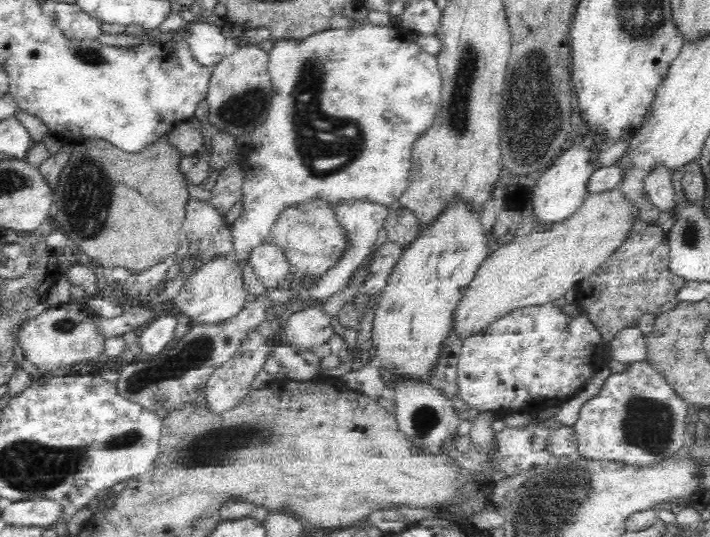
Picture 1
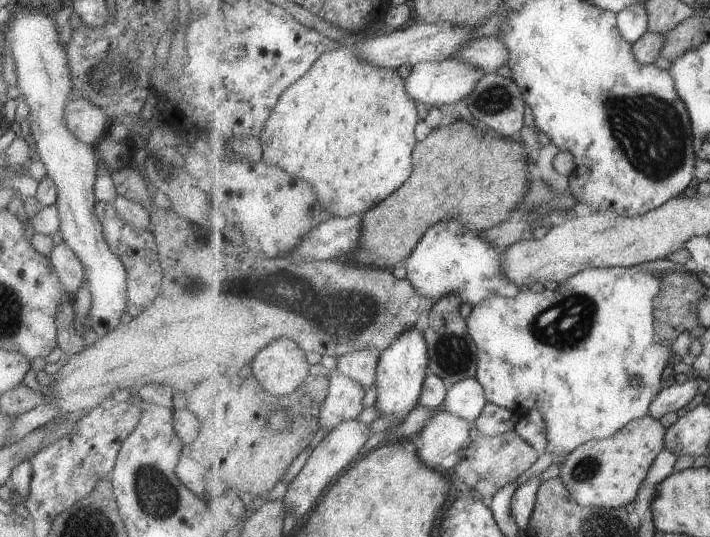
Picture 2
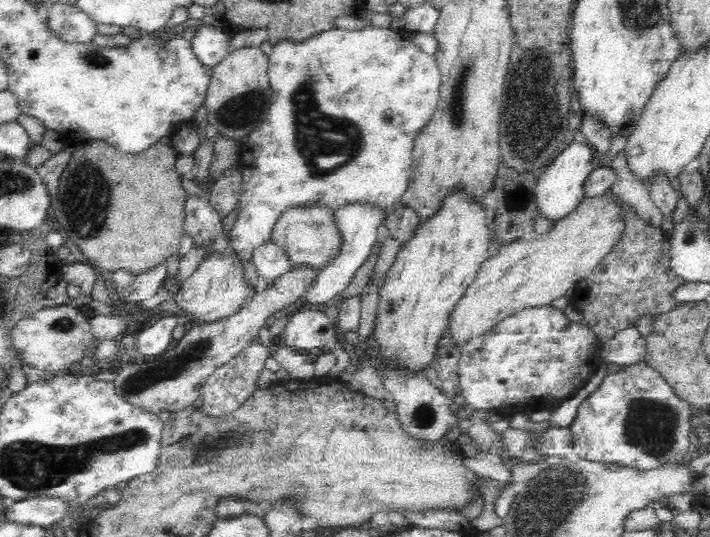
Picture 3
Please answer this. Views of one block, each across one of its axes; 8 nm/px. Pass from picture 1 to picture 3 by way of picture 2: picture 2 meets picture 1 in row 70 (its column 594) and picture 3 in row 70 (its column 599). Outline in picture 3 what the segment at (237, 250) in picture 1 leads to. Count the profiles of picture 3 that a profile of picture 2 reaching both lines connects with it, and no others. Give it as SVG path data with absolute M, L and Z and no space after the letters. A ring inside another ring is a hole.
M370 26L364 30L342 30L334 29L314 34L312 38L300 41L300 44L288 39L278 41L274 44L272 52L269 54L269 66L267 75L270 80L270 91L272 98L270 101L267 117L258 128L247 136L251 145L252 152L242 152L240 154L240 168L242 168L242 182L240 189L240 198L237 206L239 213L232 230L231 246L236 258L240 260L250 260L252 252L258 245L271 241L271 233L274 224L284 210L292 207L302 207L306 202L323 202L330 207L332 211L336 208L342 208L346 204L354 202L367 202L368 204L377 204L380 208L390 210L395 202L406 192L410 182L410 172L412 166L412 154L414 141L417 134L430 122L434 114L438 101L440 100L441 72L439 71L435 55L422 52L413 41L413 35L404 30L390 30L390 28L377 28ZM310 106L314 108L314 116L310 116ZM352 124L352 128L350 128ZM356 126L356 130L354 130ZM338 128L348 128L346 132L338 134ZM338 136L346 136L342 144L338 144Z

